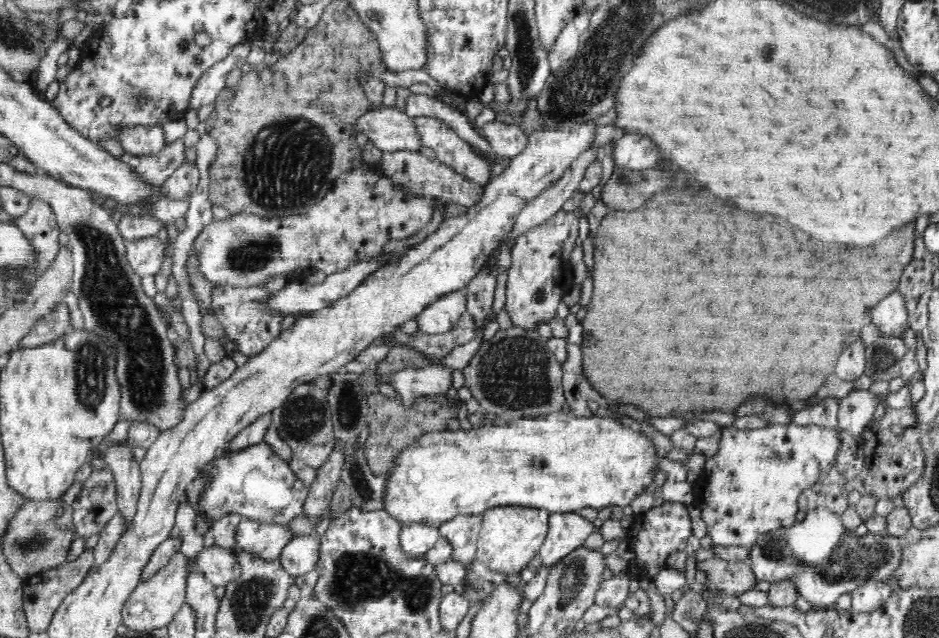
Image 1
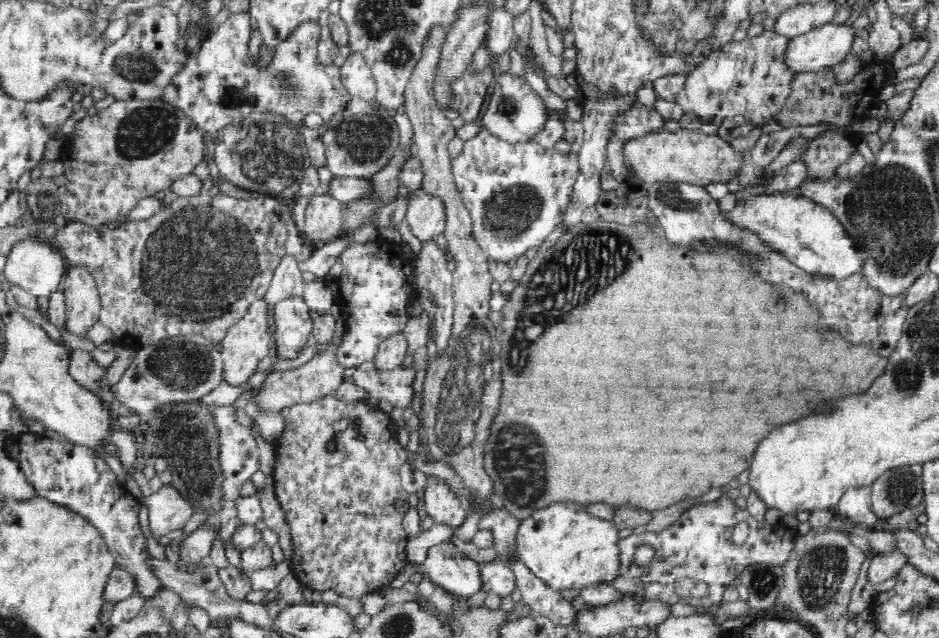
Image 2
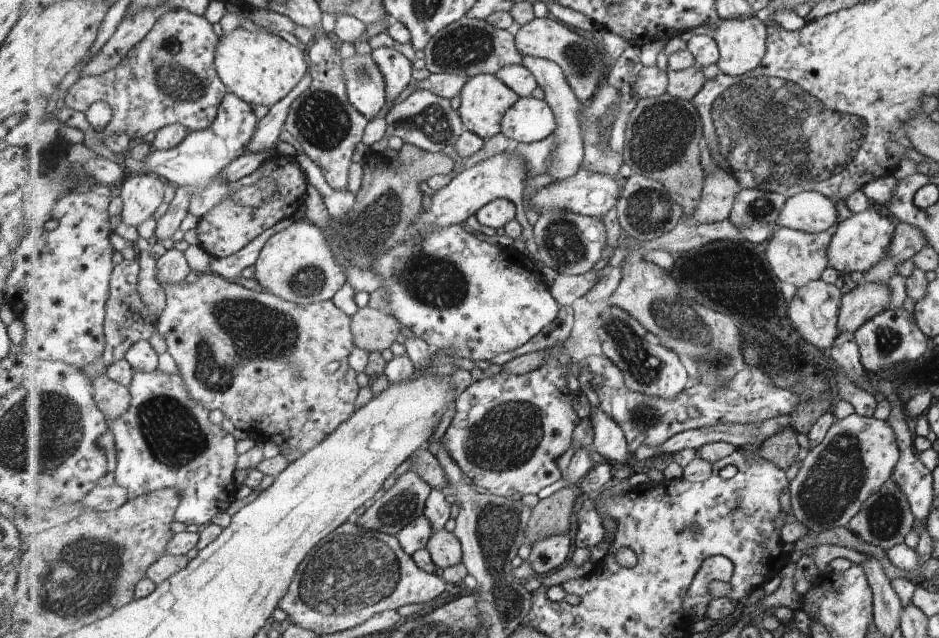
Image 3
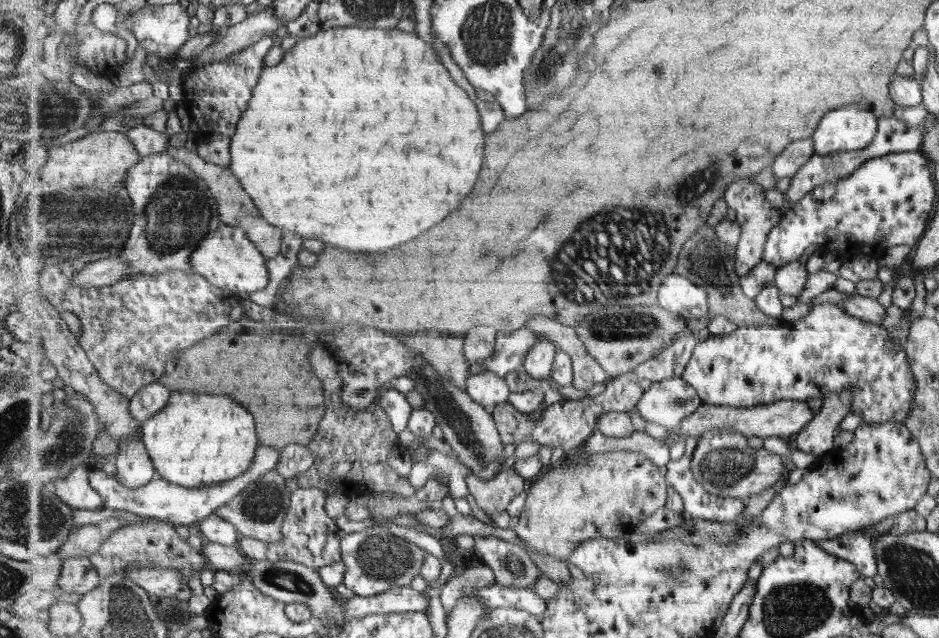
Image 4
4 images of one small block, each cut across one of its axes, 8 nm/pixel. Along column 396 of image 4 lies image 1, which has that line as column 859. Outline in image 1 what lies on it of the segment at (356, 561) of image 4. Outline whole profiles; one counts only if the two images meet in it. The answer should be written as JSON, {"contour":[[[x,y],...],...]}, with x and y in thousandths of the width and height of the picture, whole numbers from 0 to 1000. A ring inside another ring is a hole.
{"contour":[[[871,795],[846,824],[829,828],[812,840],[799,859],[797,881],[807,911],[823,914],[843,908],[851,931],[866,953],[887,953],[897,931],[905,931],[929,908],[945,915],[961,884],[964,854],[961,842],[948,837],[946,831],[941,837],[924,832],[921,840],[913,840],[912,832],[899,828],[892,806]]]}

